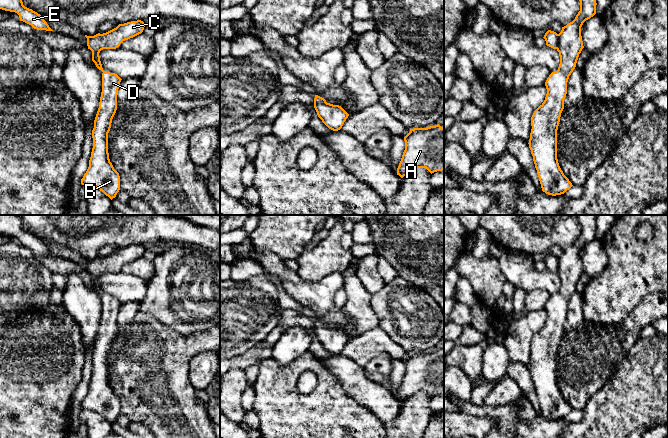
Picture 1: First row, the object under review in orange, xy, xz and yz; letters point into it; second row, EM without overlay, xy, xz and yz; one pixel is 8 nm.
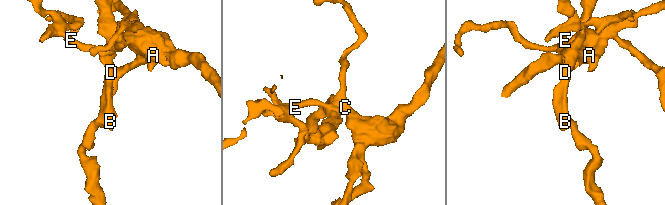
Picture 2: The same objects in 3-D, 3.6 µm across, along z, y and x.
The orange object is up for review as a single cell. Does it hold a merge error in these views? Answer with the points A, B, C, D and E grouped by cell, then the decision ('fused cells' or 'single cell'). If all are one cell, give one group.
A C E / B D | fused cells

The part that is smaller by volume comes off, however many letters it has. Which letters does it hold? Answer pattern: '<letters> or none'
B, D

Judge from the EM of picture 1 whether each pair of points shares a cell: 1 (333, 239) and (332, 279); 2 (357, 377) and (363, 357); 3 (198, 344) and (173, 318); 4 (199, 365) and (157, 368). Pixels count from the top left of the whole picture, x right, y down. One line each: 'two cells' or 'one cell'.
1: two cells
2: two cells
3: two cells
4: two cells

